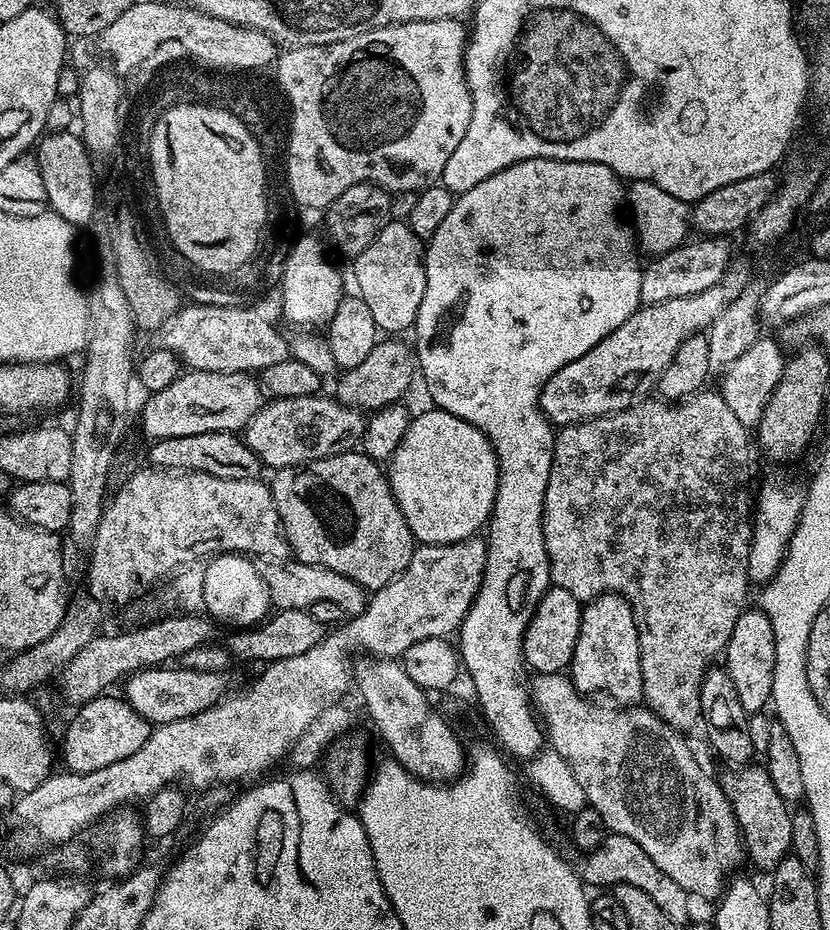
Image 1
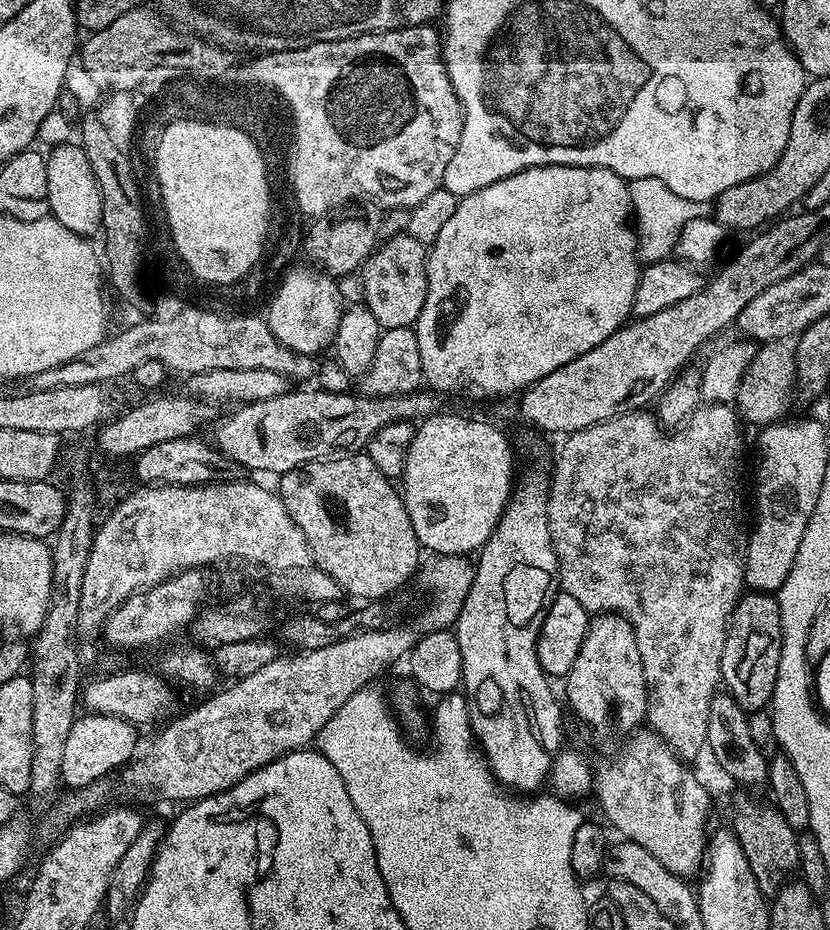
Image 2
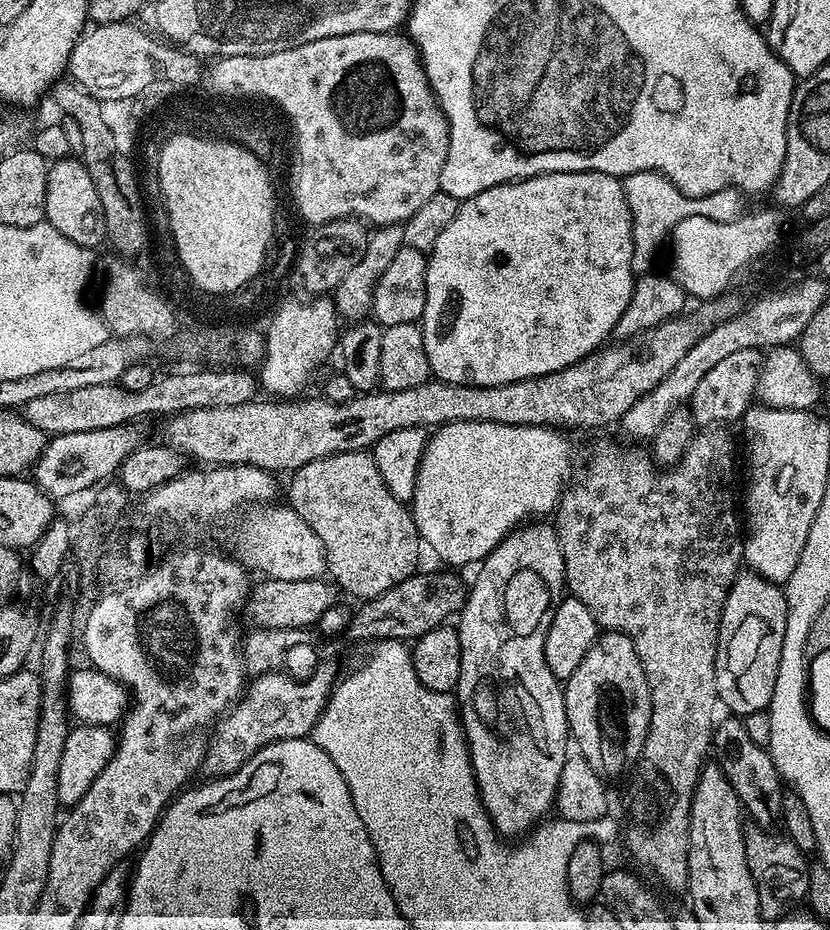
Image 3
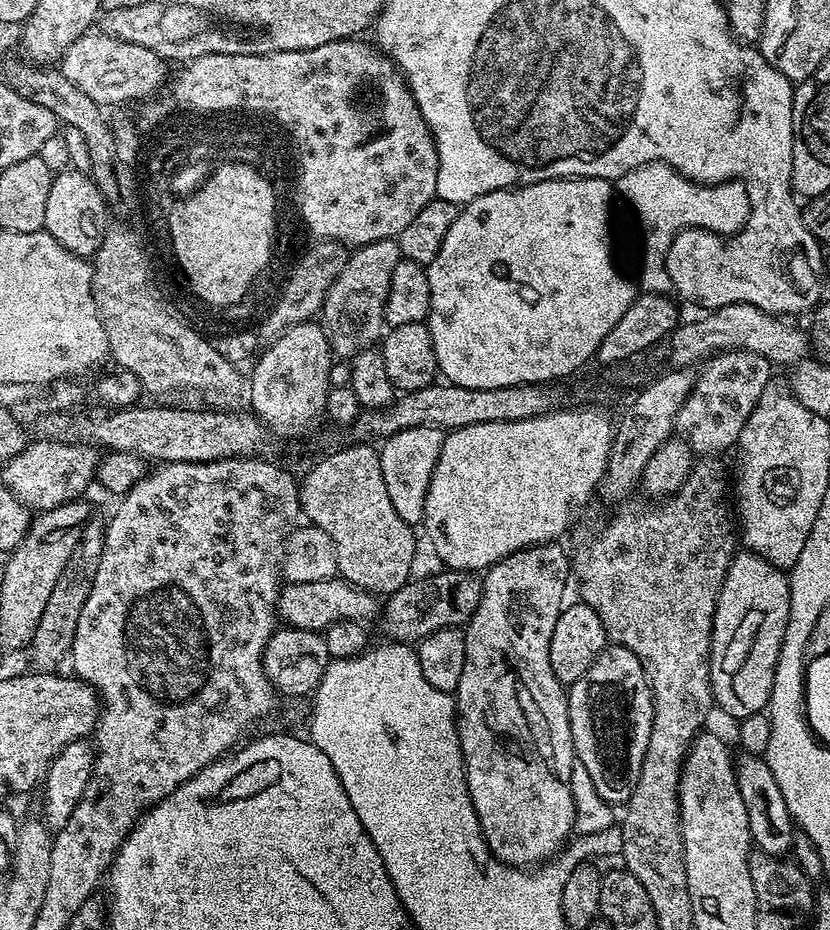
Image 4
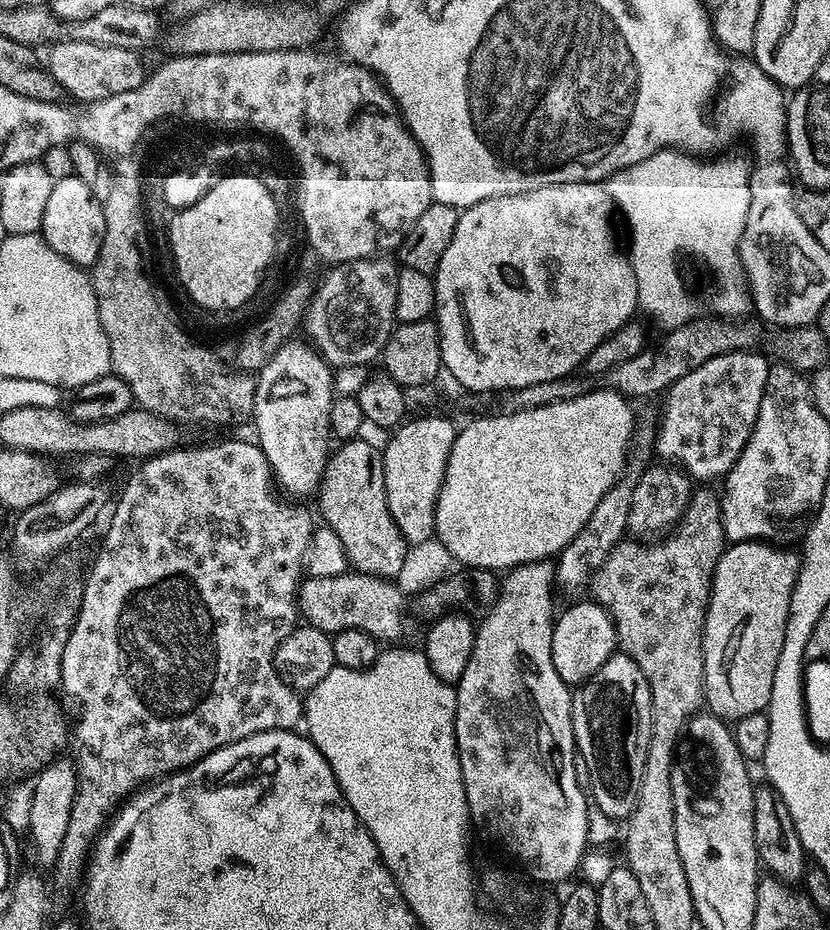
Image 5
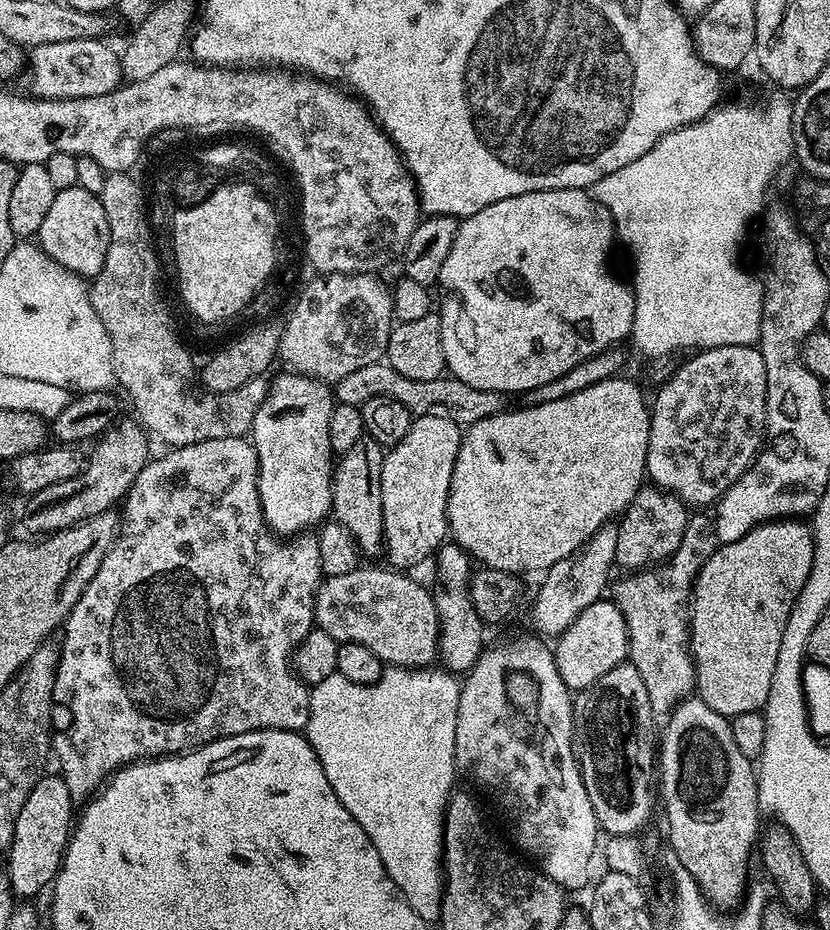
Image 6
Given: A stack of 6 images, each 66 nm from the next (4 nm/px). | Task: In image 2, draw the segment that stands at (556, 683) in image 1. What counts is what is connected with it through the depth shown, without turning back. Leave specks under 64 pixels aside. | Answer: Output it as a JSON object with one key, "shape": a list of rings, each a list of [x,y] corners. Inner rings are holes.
{"shape":[[[637,730],[626,743],[609,764],[595,769],[591,791],[596,792],[605,818],[624,835],[621,837],[625,841],[650,850],[674,875],[695,877],[705,863],[710,839],[710,828],[704,825],[712,808],[707,790],[657,732]]]}

